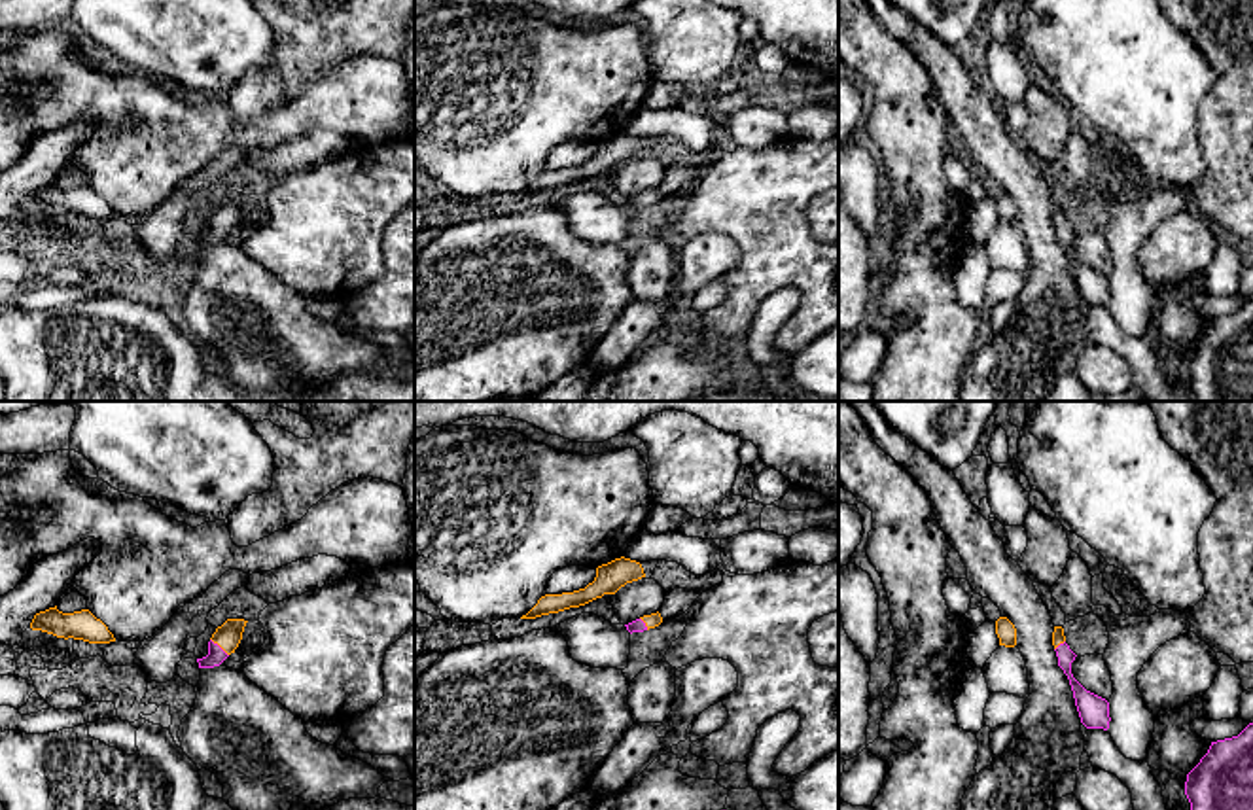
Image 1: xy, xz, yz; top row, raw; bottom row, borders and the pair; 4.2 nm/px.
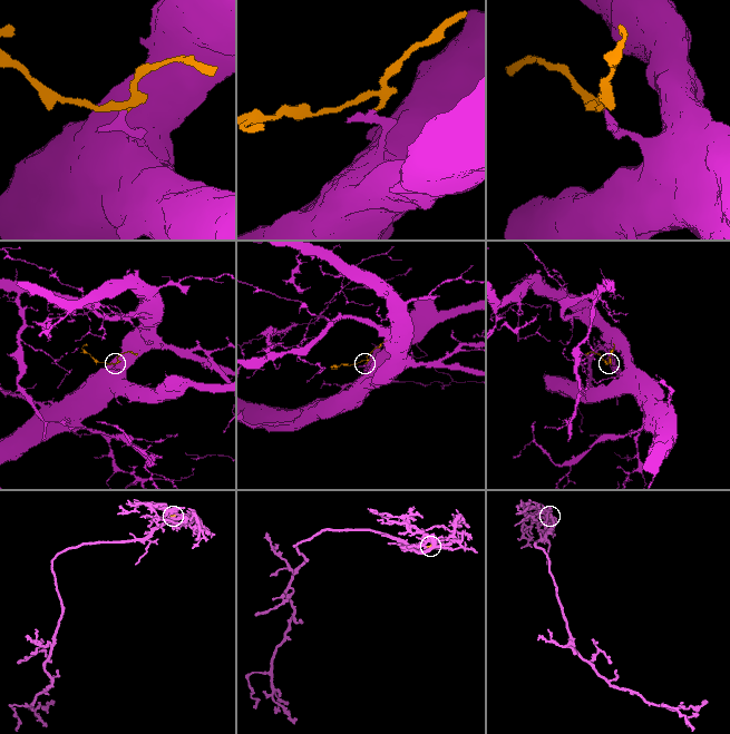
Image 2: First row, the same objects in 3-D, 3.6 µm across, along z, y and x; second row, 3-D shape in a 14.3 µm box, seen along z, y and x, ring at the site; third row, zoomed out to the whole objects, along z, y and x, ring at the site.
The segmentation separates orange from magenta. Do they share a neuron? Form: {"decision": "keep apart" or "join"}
{"decision": "join"}

